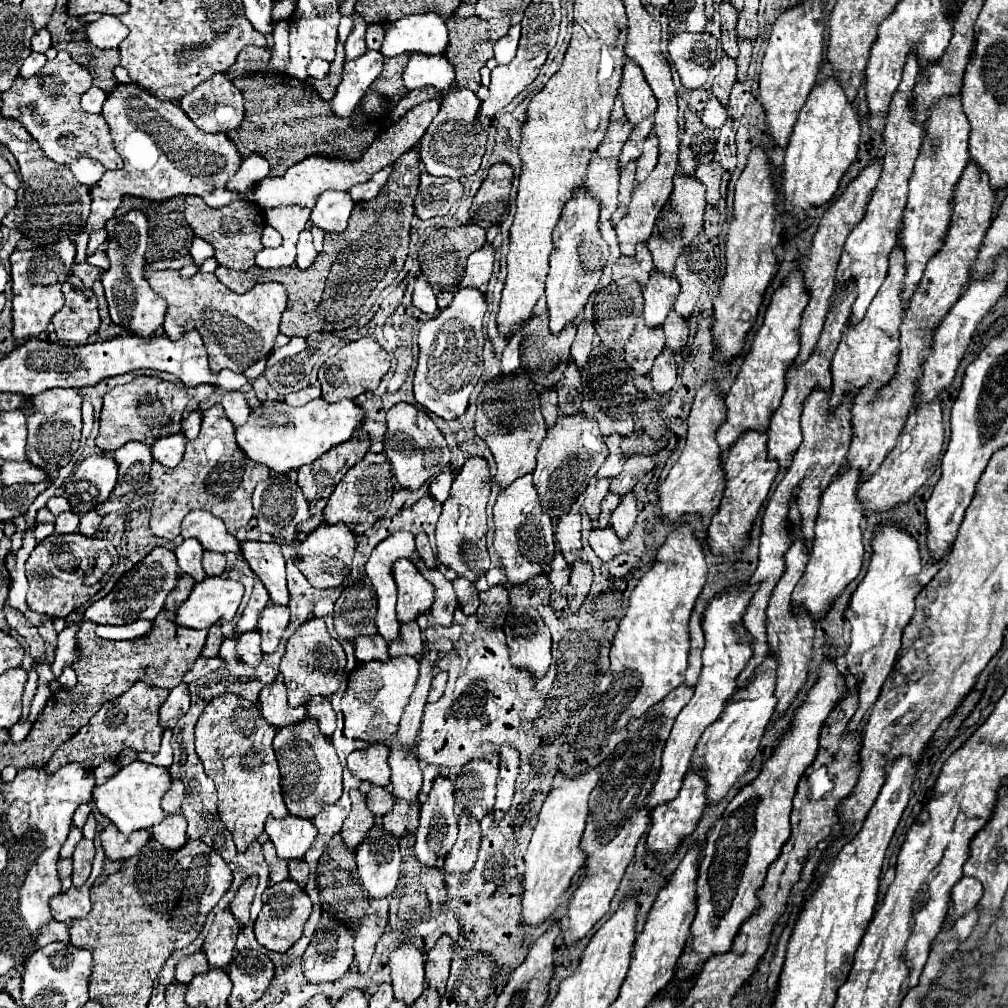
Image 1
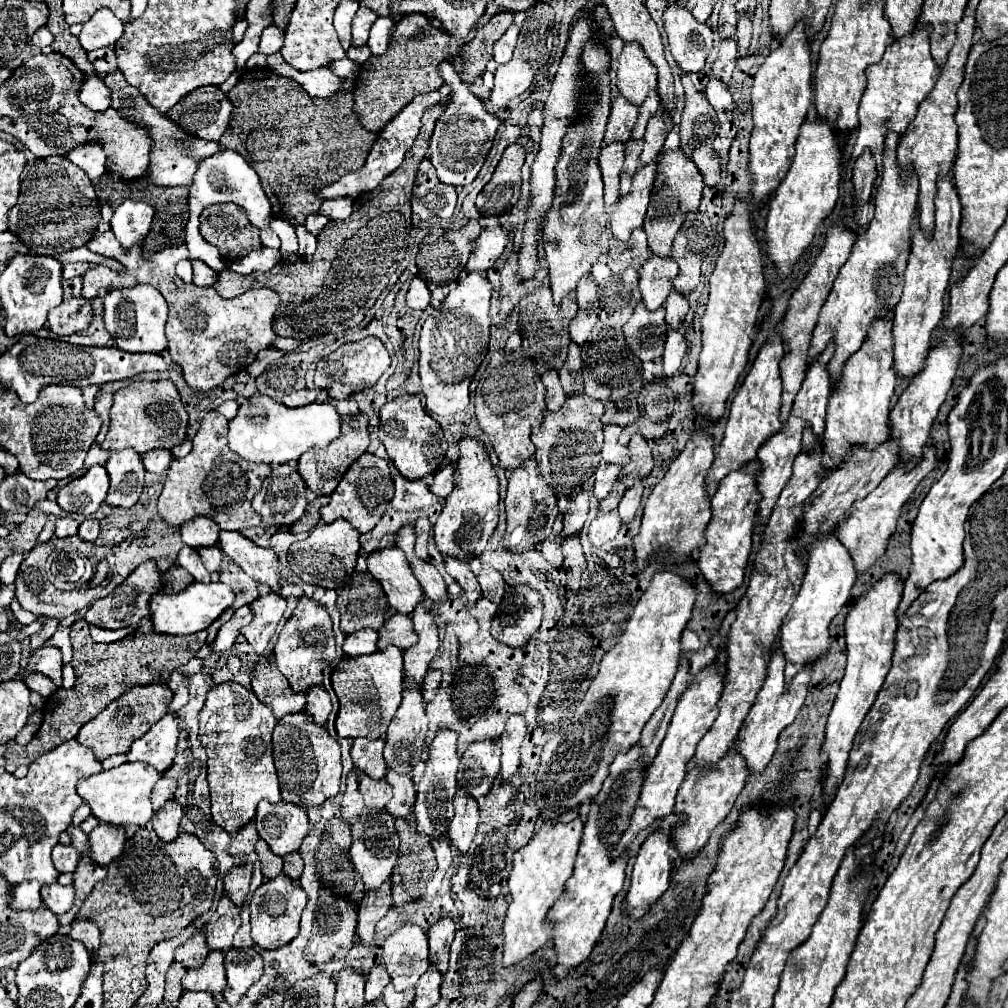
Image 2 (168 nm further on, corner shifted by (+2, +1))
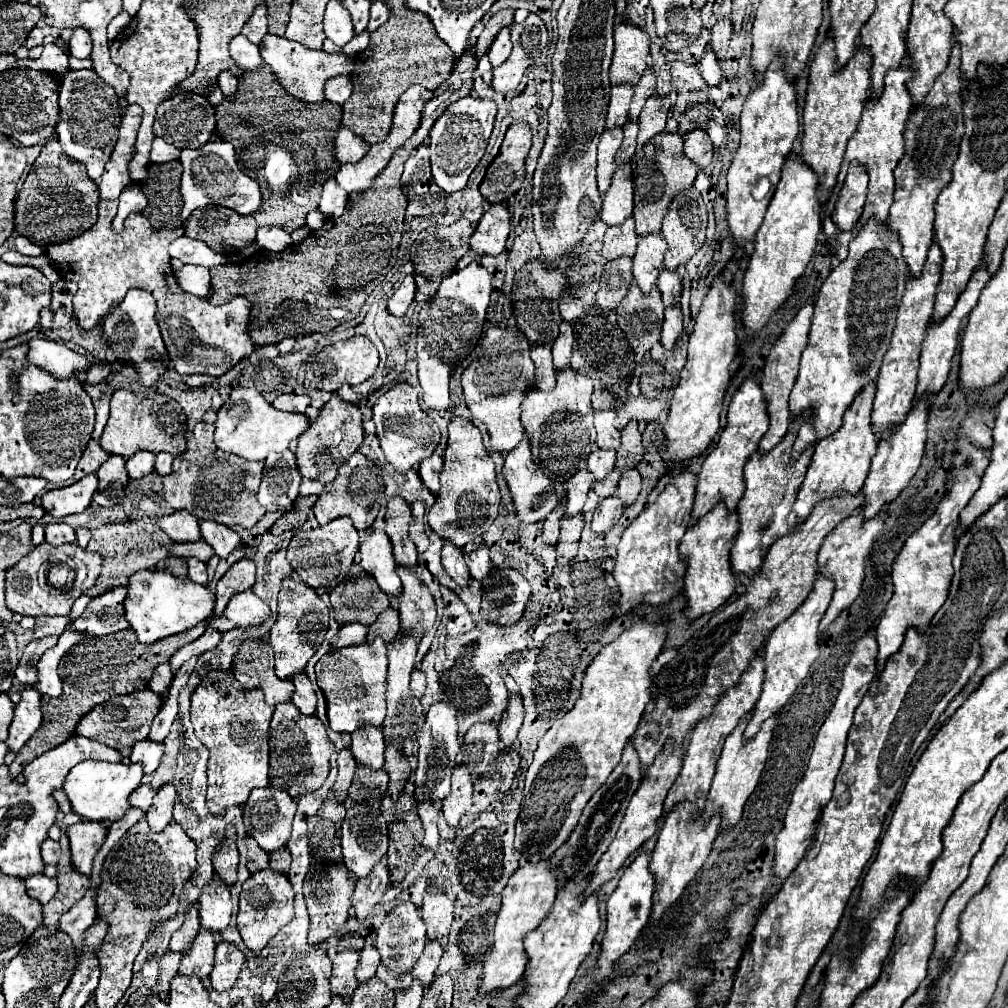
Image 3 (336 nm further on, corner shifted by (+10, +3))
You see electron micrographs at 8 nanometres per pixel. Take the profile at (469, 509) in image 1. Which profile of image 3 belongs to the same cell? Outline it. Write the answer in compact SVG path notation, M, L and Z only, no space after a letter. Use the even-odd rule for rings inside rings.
M452 418L448 424L448 446L444 452L444 468L440 472L440 492L430 508L430 528L458 546L468 544L476 536L486 532L486 526L494 522L500 506L500 490L494 474L494 460L482 444L480 430L468 418Z

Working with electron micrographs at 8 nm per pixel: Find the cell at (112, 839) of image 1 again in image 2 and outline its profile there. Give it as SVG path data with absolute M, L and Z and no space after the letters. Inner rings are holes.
M100 822L90 834L90 858L100 864L108 866L114 858L118 858L126 846L126 830L122 826L112 826Z

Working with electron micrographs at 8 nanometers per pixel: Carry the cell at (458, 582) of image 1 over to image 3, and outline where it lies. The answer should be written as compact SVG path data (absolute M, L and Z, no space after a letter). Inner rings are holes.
M446 542L442 548L442 564L456 584L466 586L470 582L470 572L468 572L468 566L464 562L464 554L462 554L460 546Z

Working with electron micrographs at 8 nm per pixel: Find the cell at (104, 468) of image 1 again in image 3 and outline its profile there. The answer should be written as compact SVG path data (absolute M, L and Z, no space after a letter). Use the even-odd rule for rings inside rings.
M88 474L86 478L74 482L72 486L46 492L42 496L42 508L54 518L62 518L68 514L80 514L90 506L90 500L96 488L98 488L96 474Z

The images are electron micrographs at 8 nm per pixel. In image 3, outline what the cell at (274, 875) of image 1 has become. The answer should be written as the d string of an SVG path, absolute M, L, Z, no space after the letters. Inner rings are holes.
M246 838L246 846L248 846L248 864L246 864L248 870L258 872L268 868L268 852L264 852L252 838Z

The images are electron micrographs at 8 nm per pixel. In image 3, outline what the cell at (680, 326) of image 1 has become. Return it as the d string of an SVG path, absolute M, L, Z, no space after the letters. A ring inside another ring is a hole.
M662 270L660 276L658 276L658 288L662 292L662 300L666 306L672 306L672 304L678 304L680 300L680 292L682 292L682 280L678 276L678 272L672 272L672 270Z

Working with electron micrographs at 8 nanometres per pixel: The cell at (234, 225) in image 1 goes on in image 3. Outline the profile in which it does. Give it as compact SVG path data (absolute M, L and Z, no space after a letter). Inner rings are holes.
M208 206L188 216L184 234L206 242L224 256L232 256L254 242L256 228L254 216L242 216L224 206Z

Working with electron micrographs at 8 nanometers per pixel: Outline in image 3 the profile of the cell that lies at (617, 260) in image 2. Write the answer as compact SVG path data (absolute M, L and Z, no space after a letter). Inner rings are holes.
M634 218L624 220L620 226L610 226L604 236L602 256L606 260L614 260L618 256L634 256L638 244L638 234L634 232Z

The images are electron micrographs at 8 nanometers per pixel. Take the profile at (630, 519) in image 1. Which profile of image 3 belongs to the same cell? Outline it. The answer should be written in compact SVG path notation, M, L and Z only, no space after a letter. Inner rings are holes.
M636 468L622 472L618 482L618 496L624 500L624 504L632 504L640 492L640 472Z

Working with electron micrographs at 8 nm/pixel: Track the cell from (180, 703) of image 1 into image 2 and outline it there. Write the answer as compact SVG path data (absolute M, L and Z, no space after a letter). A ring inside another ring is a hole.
M164 714L142 738L138 738L126 752L128 762L146 762L158 772L170 768L174 760L178 738L178 718L176 714Z

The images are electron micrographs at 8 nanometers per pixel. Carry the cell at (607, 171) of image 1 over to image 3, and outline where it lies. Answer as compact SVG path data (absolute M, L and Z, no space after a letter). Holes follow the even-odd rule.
M610 128L604 130L598 144L598 190L604 194L610 188L614 166L614 154L618 152L622 144L622 128Z

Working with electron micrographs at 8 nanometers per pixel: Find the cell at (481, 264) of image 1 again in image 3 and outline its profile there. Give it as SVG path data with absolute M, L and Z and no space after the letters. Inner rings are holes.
M492 204L480 218L472 238L470 248L480 254L498 256L504 250L506 238L510 234L510 212L506 204Z

